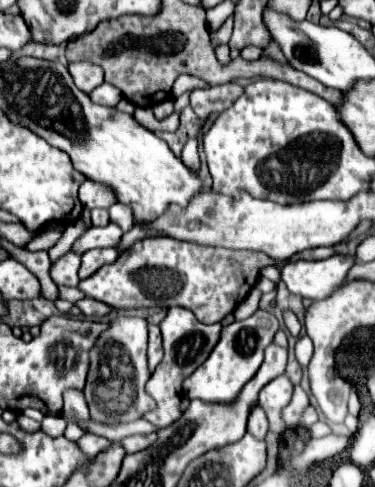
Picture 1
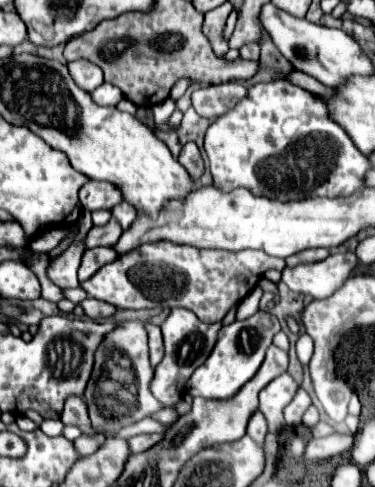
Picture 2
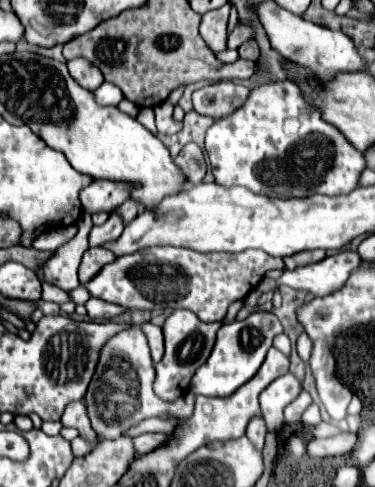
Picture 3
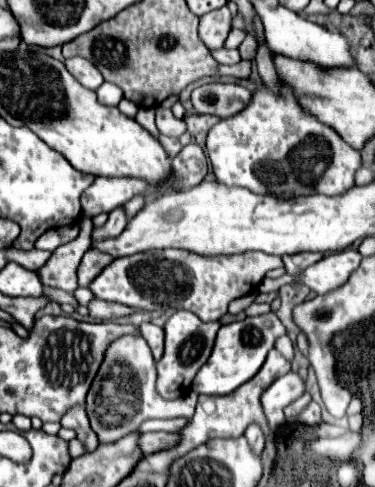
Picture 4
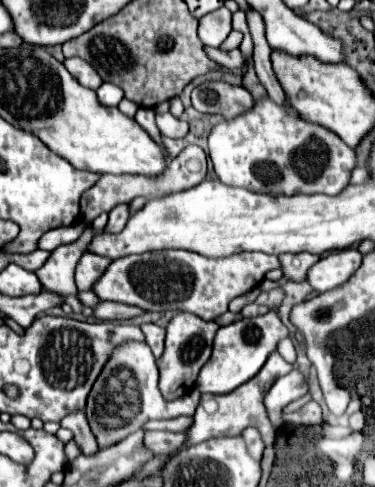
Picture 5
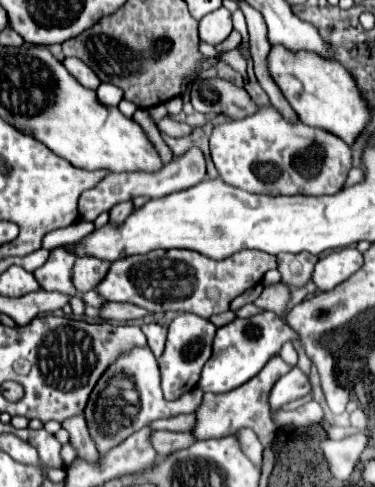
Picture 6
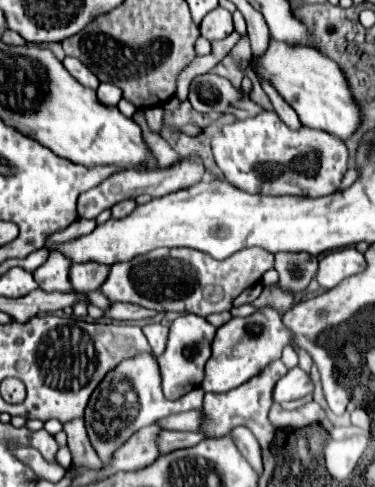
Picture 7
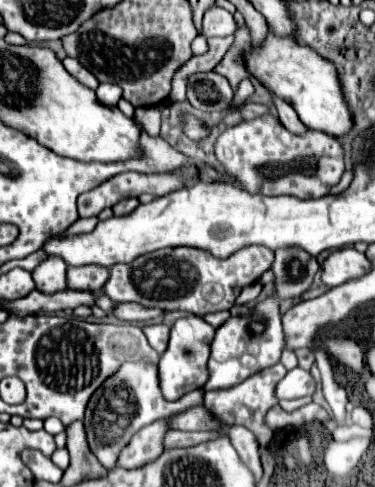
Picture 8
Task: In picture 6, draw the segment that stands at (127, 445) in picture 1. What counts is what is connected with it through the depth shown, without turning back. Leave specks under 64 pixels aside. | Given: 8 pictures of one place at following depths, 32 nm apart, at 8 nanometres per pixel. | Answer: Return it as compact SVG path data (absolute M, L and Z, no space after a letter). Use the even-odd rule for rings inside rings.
M152 432L150 434L150 444L154 446L158 458L166 458L182 448L188 448L192 444L192 434L190 432Z

